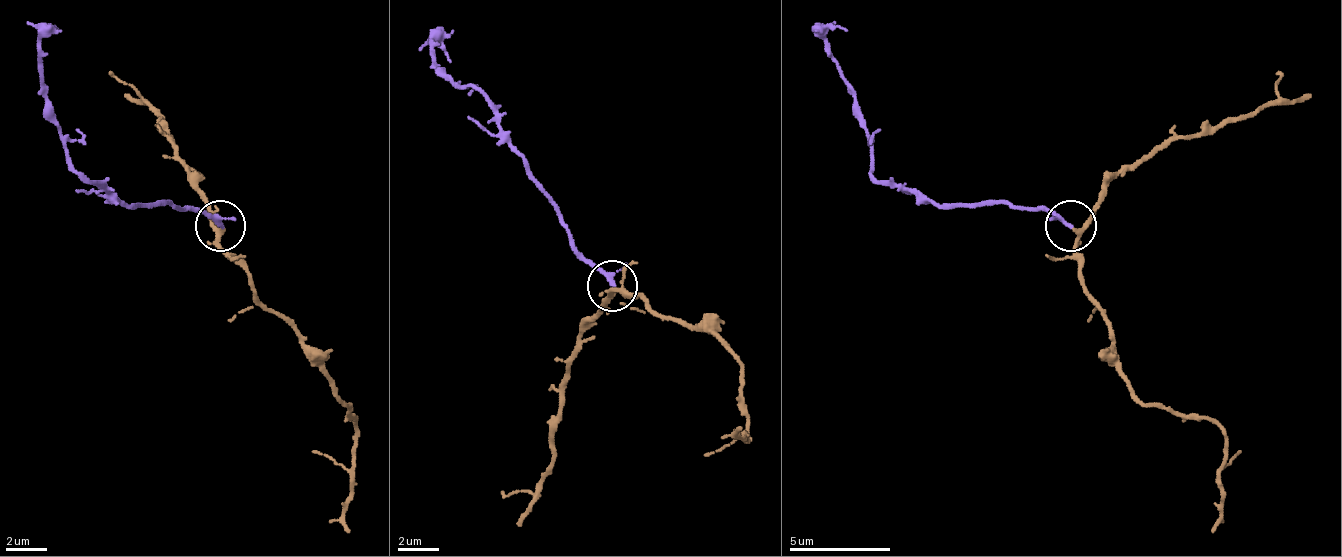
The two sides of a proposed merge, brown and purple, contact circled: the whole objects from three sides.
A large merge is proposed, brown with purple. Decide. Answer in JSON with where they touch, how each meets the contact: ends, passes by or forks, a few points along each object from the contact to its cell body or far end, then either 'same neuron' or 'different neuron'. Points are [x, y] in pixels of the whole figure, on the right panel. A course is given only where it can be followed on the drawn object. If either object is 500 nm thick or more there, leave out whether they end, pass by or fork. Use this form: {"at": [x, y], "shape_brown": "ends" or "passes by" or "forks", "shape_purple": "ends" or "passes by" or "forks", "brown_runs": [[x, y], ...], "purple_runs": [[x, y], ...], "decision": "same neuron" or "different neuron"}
{"at": [1070, 226], "shape_brown": "passes by", "shape_purple": "passes by", "brown_runs": [[1074, 227], [1084, 293], [1130, 389], [1221, 430], [1211, 531]], "purple_runs": [[1069, 227], [1034, 207], [932, 202], [912, 187], [897, 187], [871, 171], [871, 136], [826, 40], [846, 29]], "decision": "same neuron"}

